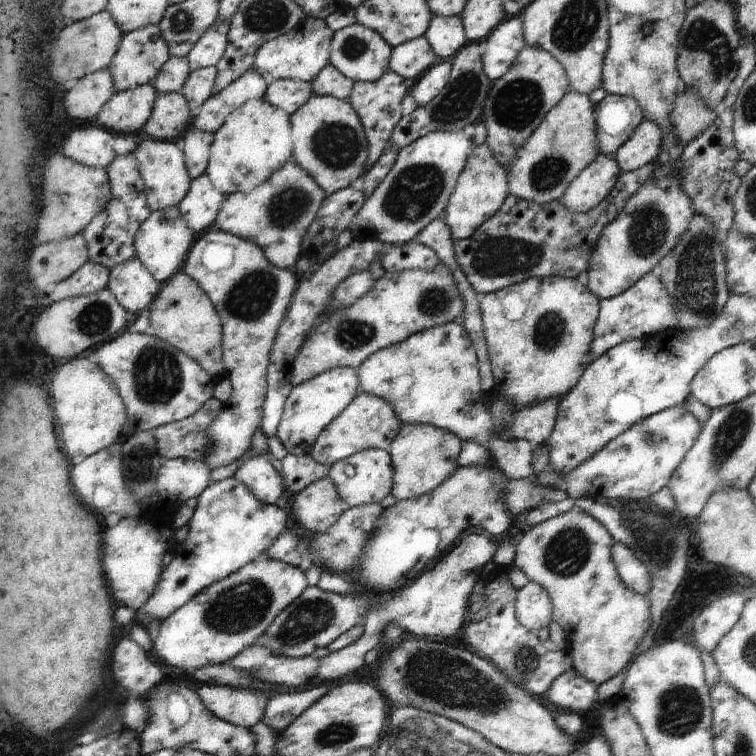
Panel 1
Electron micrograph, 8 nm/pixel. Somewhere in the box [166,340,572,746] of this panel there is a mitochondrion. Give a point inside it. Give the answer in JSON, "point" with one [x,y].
{"point":[454,682]}

